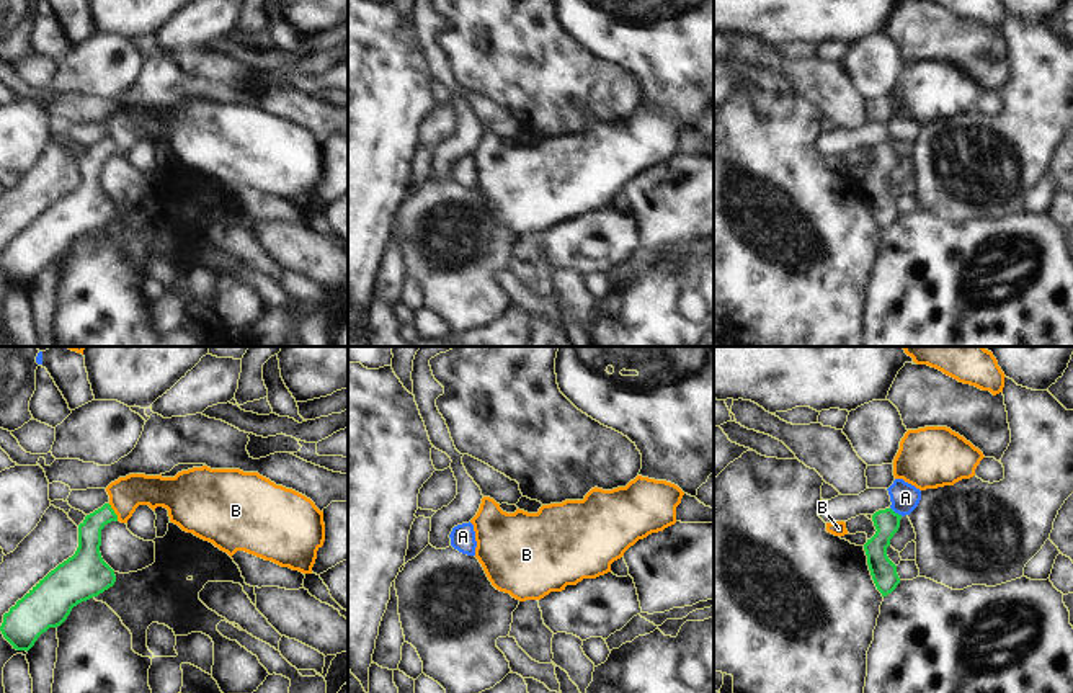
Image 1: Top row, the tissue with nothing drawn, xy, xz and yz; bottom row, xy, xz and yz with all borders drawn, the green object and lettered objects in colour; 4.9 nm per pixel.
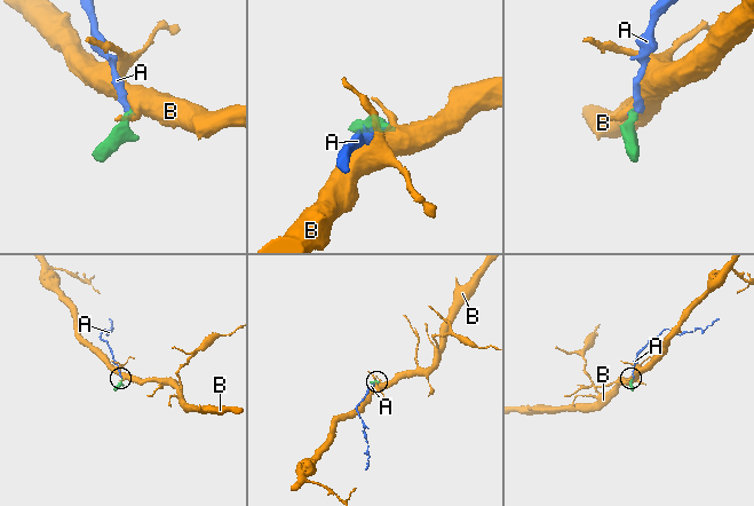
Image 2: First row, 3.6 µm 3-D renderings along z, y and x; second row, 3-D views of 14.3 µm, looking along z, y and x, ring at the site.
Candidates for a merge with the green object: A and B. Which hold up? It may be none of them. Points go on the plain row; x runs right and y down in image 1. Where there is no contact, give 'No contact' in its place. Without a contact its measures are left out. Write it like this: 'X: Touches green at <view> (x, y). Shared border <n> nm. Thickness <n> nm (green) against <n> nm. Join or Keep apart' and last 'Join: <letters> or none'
A: Touches green at yz (897, 147). Shared border 80 nm. Thickness 120 nm (green) against 140 nm. Join
B: Touches green at xy (113, 146). Shared border 100 nm. Thickness 120 nm (green) against 170 nm. Keep apart
Join: A.

